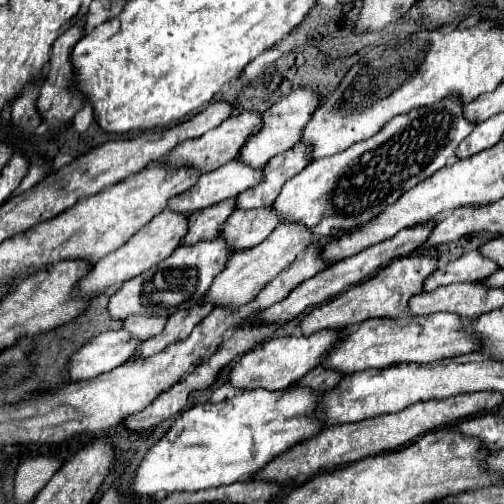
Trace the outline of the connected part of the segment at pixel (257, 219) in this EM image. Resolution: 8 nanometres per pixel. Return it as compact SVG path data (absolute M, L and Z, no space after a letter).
M252 209L252 211L234 211L228 221L224 223L224 229L220 231L220 237L228 245L230 255L242 249L250 249L258 245L272 229L276 227L276 219L268 215L266 209Z

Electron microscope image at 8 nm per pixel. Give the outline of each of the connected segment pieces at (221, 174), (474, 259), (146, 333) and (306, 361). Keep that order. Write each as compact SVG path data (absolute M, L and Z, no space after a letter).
M230 161L216 171L200 175L196 185L186 189L184 193L168 199L168 209L176 213L194 213L210 207L212 203L220 203L224 199L236 197L240 191L254 187L260 181L260 171L242 165L240 161Z
M470 251L458 257L456 261L438 267L432 275L428 275L422 283L422 291L434 291L450 283L476 283L484 279L484 275L490 275L492 271L496 271L496 263L490 263L490 259L484 259L476 251Z
M130 315L128 319L124 319L124 331L128 331L132 337L136 339L150 339L154 335L158 335L164 329L166 319L148 319L144 315Z
M328 329L318 331L310 337L274 337L240 357L240 361L230 369L230 385L246 391L258 387L268 391L286 389L304 373L314 369L324 357L324 353L338 341L338 337L340 337L338 331L328 331Z

